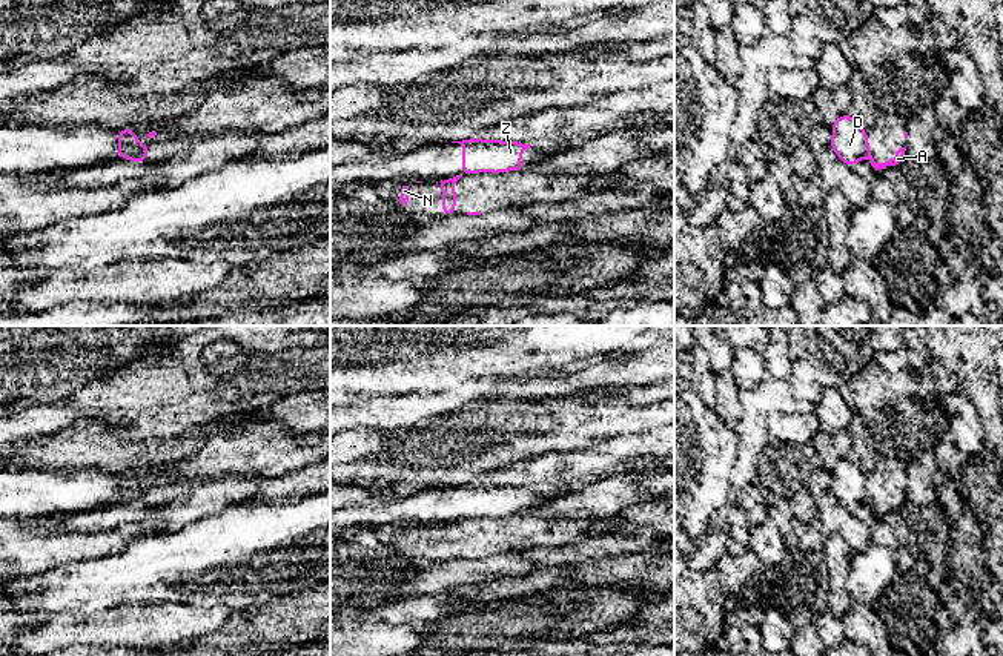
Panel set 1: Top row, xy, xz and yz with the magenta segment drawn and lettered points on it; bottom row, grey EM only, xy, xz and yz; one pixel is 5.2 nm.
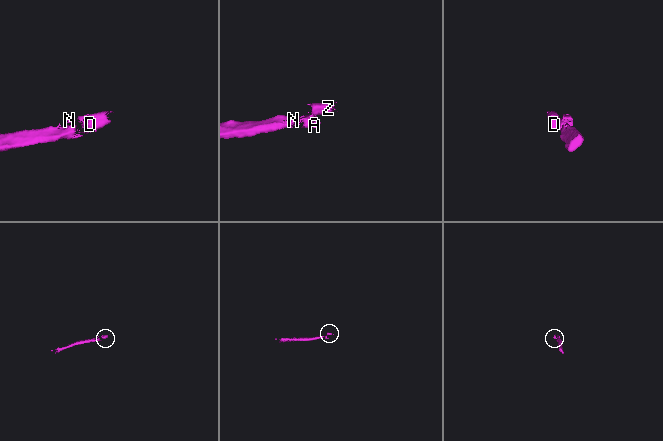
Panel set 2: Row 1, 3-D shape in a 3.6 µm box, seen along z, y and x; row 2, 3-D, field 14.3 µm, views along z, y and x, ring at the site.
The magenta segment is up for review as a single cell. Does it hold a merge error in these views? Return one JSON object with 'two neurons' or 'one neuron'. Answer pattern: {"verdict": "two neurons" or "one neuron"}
{"verdict": "two neurons"}

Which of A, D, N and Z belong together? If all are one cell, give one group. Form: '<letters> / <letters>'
A N / D Z

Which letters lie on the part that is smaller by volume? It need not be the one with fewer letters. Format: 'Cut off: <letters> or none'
Cut off: D, Z

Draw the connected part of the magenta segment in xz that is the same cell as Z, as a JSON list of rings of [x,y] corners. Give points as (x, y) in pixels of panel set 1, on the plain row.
[[[468,482],[452,487],[462,490],[462,519],[475,516],[501,518],[522,515],[525,510],[521,507],[521,499],[531,490],[511,484],[501,485],[484,482]]]

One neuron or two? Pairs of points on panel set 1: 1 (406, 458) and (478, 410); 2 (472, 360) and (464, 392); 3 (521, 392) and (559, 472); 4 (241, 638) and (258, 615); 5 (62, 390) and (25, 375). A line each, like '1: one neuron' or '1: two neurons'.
1: two neurons
2: two neurons
3: two neurons
4: one neuron
5: one neuron

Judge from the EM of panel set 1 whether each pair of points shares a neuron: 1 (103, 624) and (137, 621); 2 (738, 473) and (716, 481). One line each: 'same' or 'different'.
1: same
2: different

